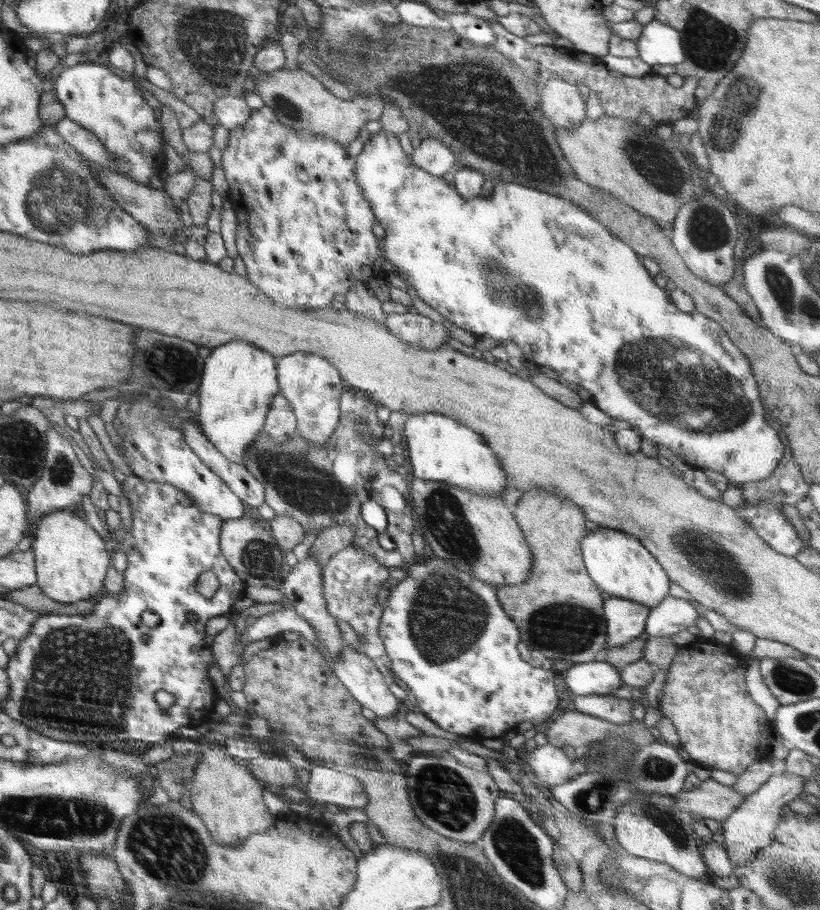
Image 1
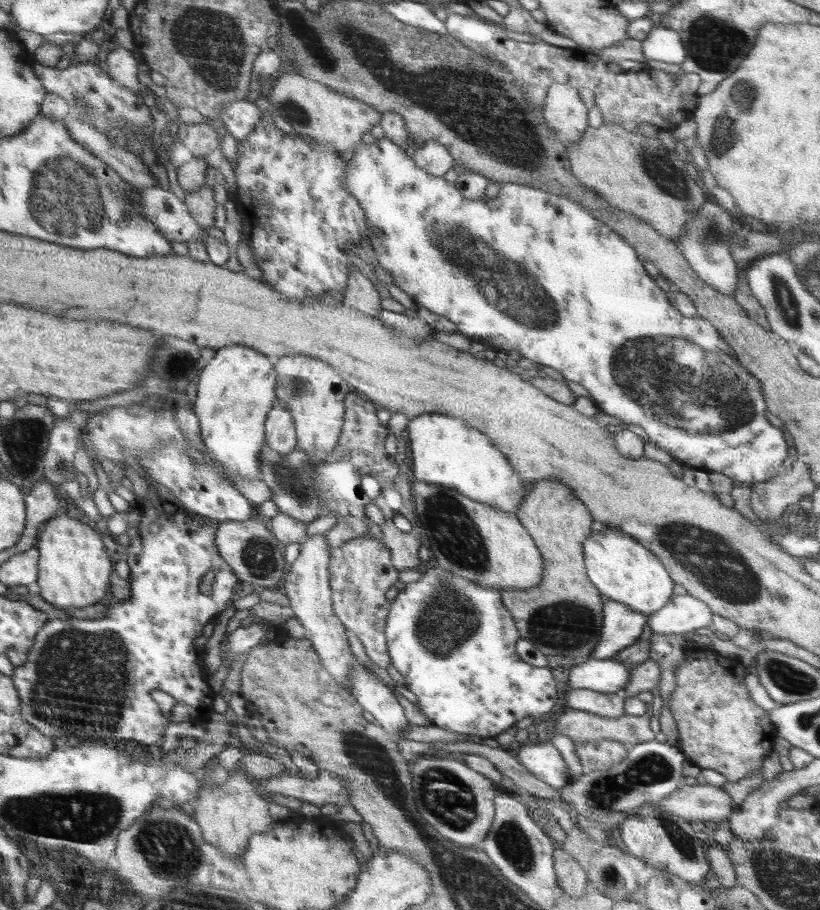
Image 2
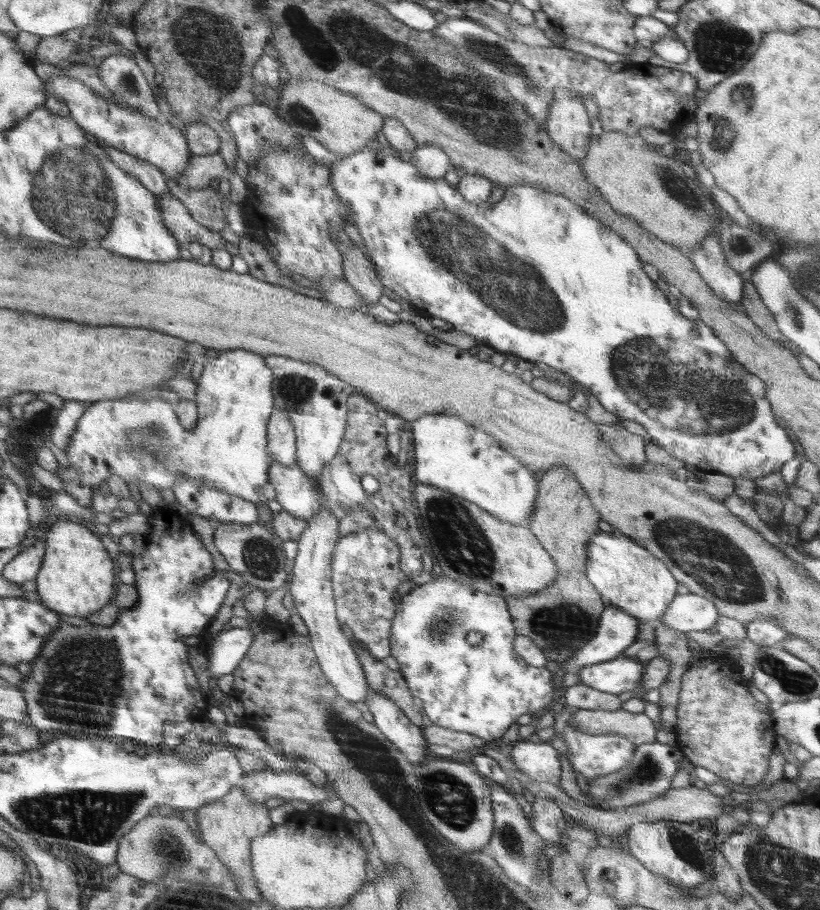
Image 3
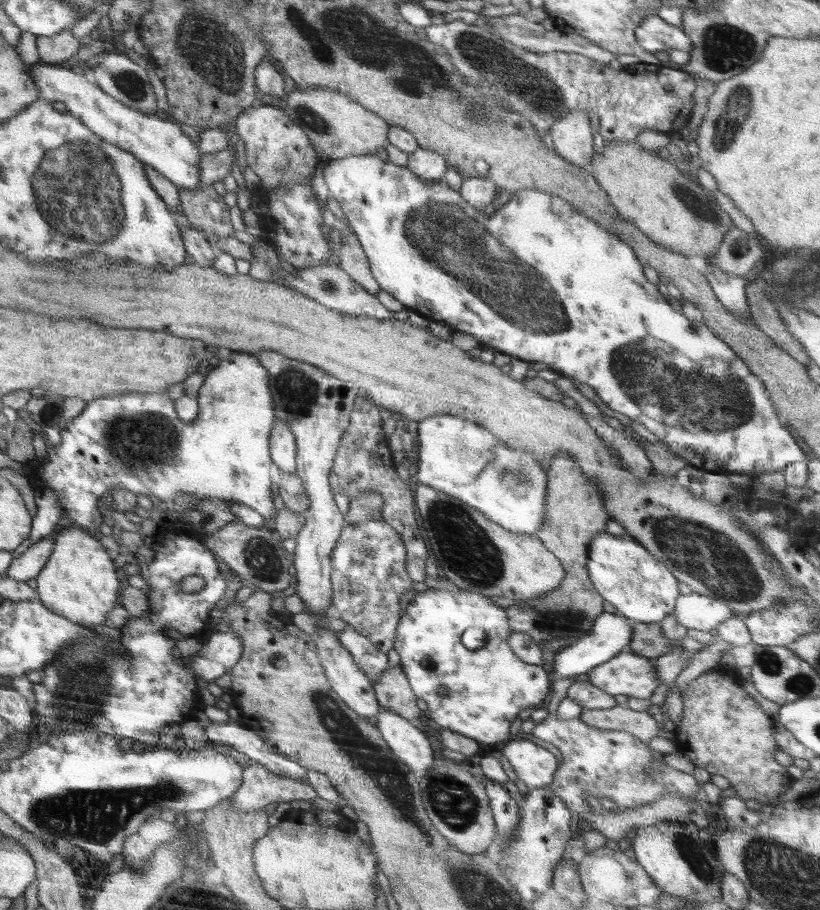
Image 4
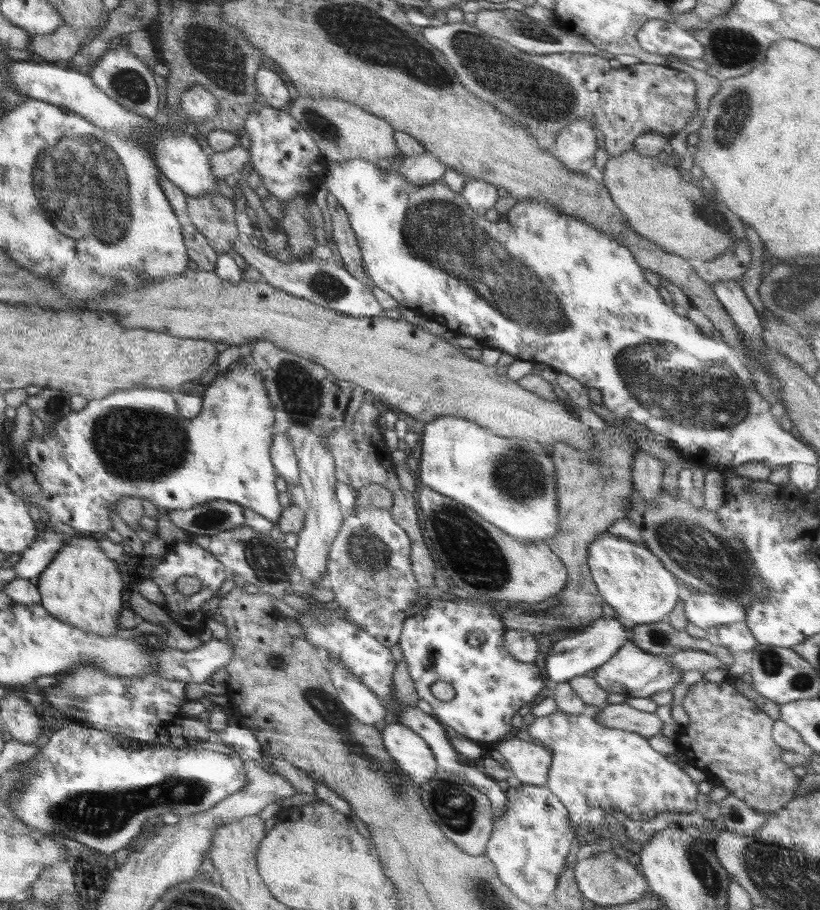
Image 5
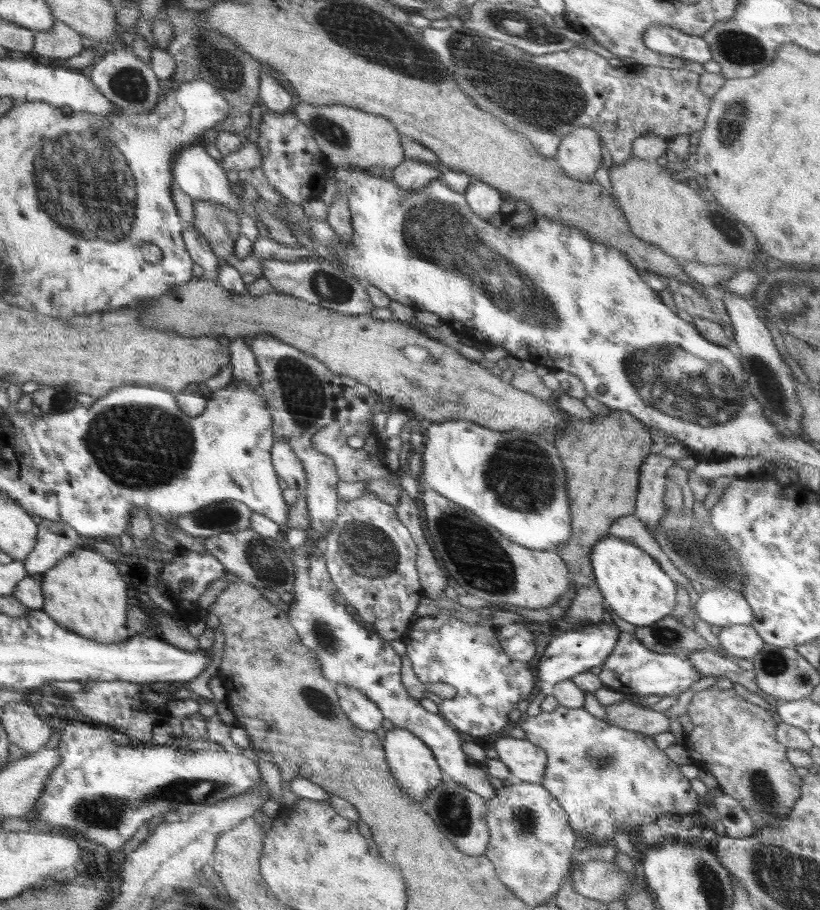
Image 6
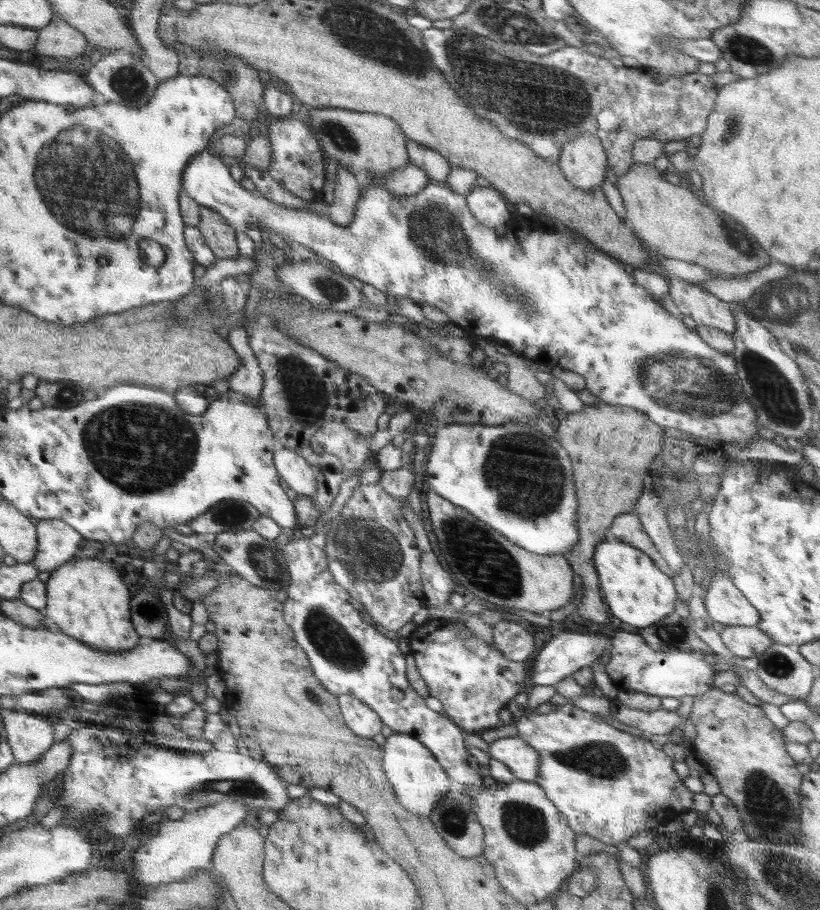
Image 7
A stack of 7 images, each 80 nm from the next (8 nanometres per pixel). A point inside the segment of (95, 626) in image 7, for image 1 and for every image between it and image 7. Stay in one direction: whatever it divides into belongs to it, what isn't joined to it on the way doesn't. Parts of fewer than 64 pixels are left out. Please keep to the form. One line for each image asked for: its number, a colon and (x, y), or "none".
1: (71, 560)
2: (74, 571)
3: (76, 575)
4: (79, 582)
5: (81, 586)
6: (84, 592)

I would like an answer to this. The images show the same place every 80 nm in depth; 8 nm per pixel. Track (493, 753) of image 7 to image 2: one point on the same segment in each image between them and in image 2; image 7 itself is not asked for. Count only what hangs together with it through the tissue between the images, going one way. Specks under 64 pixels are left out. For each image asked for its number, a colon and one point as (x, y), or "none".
2: (542, 759)
3: (540, 762)
4: (535, 765)
5: (530, 763)
6: (527, 762)

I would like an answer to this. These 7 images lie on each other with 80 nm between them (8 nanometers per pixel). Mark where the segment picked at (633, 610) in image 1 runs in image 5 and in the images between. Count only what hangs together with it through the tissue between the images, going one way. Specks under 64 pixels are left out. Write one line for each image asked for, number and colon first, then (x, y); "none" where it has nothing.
2: (622, 626)
3: (617, 630)
4: (611, 633)
5: (576, 655)

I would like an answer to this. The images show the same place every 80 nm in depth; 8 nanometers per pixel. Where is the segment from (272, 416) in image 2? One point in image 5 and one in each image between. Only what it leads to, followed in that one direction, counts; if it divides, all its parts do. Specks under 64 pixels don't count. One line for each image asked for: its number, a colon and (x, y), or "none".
3: (282, 441)
4: (282, 444)
5: (284, 458)

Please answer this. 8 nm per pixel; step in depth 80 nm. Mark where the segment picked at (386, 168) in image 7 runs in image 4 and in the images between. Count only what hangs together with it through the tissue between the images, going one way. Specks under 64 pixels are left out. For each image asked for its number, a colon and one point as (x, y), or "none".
4: (340, 126)
5: (342, 130)
6: (352, 138)

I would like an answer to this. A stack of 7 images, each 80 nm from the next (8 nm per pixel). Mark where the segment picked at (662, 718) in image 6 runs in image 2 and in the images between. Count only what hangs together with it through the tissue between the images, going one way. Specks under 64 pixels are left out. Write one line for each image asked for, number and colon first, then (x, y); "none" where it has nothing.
2: (580, 726)
3: (638, 728)
4: (642, 725)
5: (622, 716)

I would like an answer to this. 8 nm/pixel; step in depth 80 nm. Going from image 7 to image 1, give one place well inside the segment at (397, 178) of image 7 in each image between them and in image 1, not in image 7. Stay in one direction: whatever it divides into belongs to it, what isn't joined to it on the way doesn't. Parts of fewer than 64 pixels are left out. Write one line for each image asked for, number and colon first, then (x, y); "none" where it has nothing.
1: (433, 156)
2: (431, 156)
3: (430, 160)
4: (427, 165)
5: (421, 169)
6: (410, 174)

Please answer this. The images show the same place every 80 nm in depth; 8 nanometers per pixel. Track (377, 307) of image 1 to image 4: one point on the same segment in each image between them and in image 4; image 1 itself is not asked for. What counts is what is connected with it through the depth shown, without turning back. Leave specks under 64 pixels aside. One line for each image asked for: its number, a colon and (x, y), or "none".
2: (361, 294)
3: (359, 273)
4: (351, 258)

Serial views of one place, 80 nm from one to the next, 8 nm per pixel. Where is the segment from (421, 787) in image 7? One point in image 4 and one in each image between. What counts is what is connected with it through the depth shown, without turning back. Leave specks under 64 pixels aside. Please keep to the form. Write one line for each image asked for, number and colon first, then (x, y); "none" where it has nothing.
4: (407, 741)
5: (415, 758)
6: (412, 763)

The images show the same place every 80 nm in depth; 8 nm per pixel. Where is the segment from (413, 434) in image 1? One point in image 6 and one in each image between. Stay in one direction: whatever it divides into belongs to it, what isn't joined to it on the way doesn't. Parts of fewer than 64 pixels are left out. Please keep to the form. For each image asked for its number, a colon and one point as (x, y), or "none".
2: (446, 452)
3: (450, 455)
4: (456, 457)
5: (511, 484)
6: (515, 481)

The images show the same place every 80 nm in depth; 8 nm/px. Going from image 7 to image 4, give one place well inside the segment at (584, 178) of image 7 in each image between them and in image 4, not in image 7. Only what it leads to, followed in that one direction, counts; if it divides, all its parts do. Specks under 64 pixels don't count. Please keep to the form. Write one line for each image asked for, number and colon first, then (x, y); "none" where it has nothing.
4: (571, 135)
5: (575, 145)
6: (580, 154)

